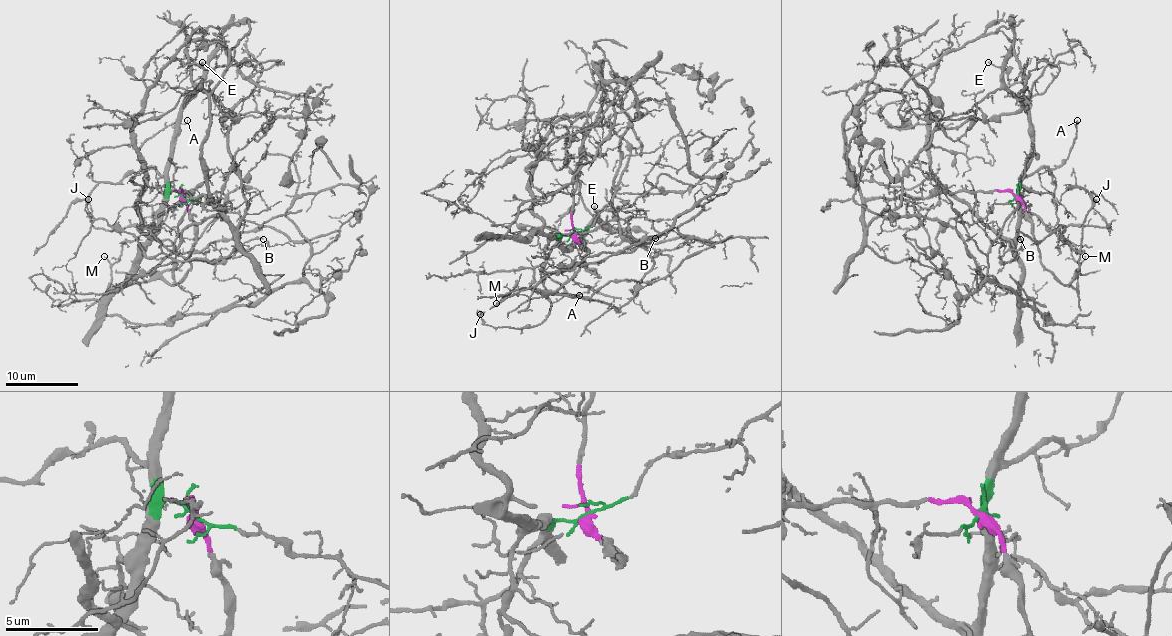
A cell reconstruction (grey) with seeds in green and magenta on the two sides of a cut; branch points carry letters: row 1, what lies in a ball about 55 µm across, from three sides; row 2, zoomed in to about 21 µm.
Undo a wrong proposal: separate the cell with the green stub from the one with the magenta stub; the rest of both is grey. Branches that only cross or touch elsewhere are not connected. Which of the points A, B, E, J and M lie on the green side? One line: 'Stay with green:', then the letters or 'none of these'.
Stay with green: A, B, E, J

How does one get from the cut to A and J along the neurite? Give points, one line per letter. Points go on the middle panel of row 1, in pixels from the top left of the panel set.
A: (573, 233), (562, 236), (555, 244), (546, 260), (535, 269), (529, 286), (544, 295), (579, 295)
J: (573, 233), (559, 234), (544, 255), (542, 286), (550, 302), (544, 320), (522, 327), (488, 326), (480, 315)

